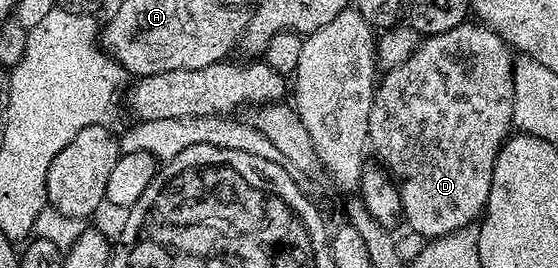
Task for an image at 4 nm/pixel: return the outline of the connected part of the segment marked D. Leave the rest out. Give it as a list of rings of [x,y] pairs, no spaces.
[[[466,22],[447,30],[443,34],[424,37],[418,43],[407,62],[388,69],[385,76],[380,77],[373,94],[373,105],[369,115],[369,142],[372,151],[377,151],[376,159],[387,169],[390,177],[399,185],[401,190],[401,214],[408,231],[418,232],[426,238],[446,236],[460,228],[470,227],[484,213],[485,203],[491,194],[491,178],[495,170],[495,162],[501,147],[511,135],[513,123],[513,103],[515,102],[515,90],[513,89],[513,66],[515,63],[514,53],[508,44],[497,33],[486,28],[480,22]]]

